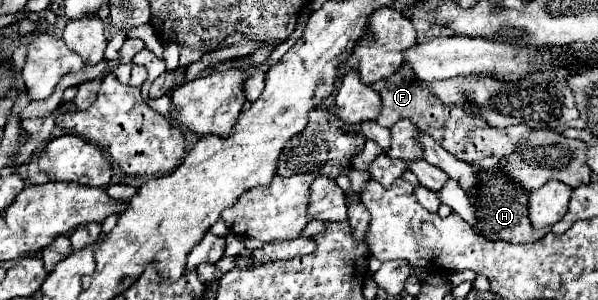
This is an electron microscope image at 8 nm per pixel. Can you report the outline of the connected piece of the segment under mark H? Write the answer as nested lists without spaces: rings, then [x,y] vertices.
[[[490,169],[490,171],[478,171],[478,191],[470,197],[470,203],[476,211],[478,223],[472,227],[478,235],[490,239],[490,241],[508,241],[508,243],[530,243],[540,237],[544,237],[550,227],[534,229],[534,225],[528,219],[528,191],[520,189],[502,169]]]

